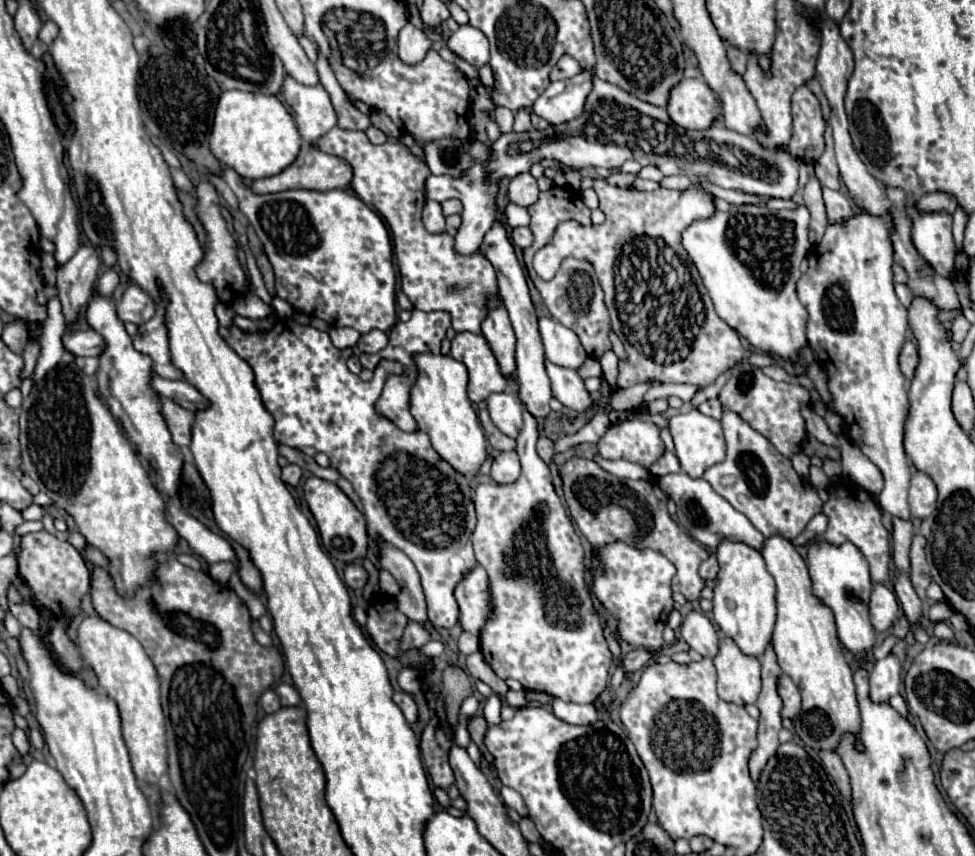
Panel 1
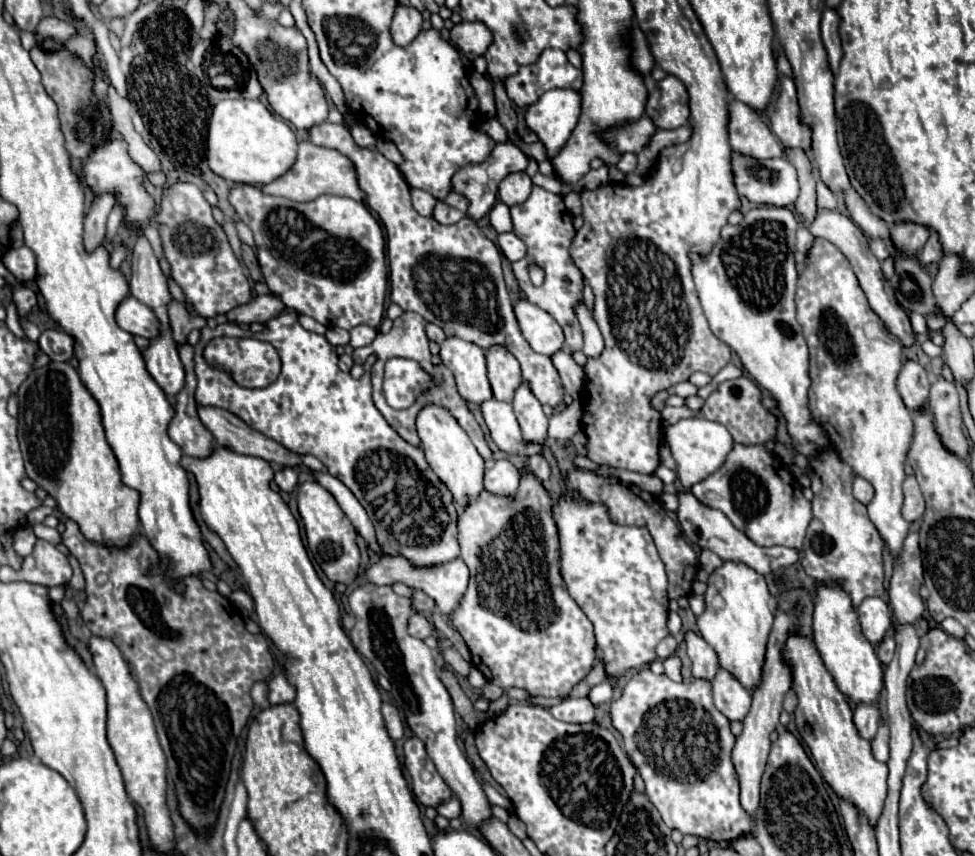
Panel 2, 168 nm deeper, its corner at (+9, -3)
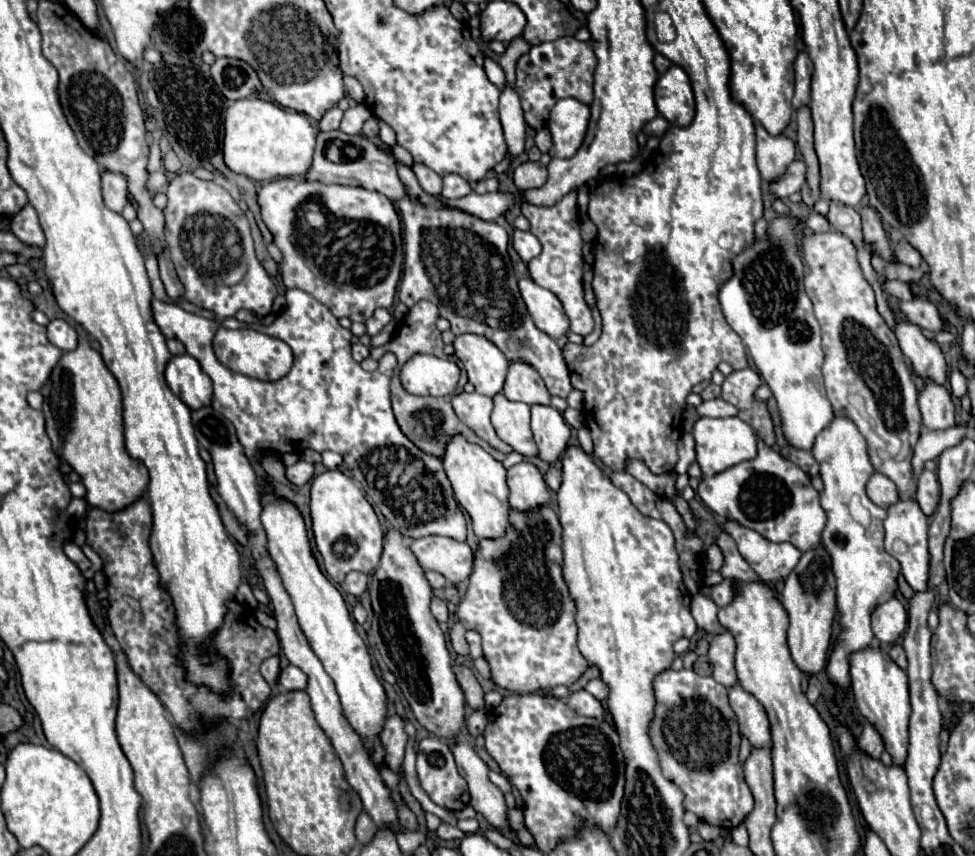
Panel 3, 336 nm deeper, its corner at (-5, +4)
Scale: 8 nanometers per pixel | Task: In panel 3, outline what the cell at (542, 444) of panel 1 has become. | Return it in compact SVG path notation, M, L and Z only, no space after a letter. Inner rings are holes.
M550 466L548 468L548 472L544 474L544 480L546 480L546 484L550 486L550 490L558 490L560 488L560 482L562 482L562 472L560 472L560 468L558 466Z

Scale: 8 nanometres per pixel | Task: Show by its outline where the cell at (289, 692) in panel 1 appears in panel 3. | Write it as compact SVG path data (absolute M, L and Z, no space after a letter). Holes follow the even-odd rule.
M290 664L284 670L280 670L278 684L282 686L282 690L306 690L308 676L300 668L296 668L296 666Z

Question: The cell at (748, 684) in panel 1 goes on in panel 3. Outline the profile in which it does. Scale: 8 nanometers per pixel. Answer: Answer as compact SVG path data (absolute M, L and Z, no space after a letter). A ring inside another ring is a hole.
M732 686L728 690L730 696L730 706L738 718L740 734L748 738L752 748L768 748L770 746L770 722L760 706L760 702L742 690L742 686Z

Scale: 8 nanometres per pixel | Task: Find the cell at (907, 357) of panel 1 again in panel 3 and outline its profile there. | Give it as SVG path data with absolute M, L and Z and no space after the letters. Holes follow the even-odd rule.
M924 384L918 394L918 404L922 412L922 424L928 430L946 430L952 428L954 422L954 404L946 386Z

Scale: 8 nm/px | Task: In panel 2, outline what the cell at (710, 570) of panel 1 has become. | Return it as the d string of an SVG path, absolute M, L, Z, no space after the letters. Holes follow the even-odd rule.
M702 551L698 563L700 563L700 569L704 569L706 573L712 573L716 567L722 565L722 559L718 555L714 555L712 551Z

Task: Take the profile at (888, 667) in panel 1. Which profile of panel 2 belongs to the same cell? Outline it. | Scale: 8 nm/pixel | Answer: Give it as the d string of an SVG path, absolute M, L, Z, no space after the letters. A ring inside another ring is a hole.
M878 703L874 705L856 705L854 707L854 723L856 723L856 729L858 733L872 741L874 735L876 735L876 729L878 729L878 723L880 723L880 709L878 709Z

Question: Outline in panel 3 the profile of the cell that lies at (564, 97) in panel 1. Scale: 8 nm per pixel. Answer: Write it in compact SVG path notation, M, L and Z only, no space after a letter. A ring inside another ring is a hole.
M574 98L560 100L552 114L548 128L554 140L554 156L572 158L584 142L584 134L590 120L590 108Z

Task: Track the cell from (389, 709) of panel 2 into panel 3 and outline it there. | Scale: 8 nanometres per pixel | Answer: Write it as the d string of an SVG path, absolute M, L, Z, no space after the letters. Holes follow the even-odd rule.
M390 716L380 732L380 744L386 752L384 762L390 770L396 774L402 768L404 760L404 746L406 746L406 732L404 732L404 720L400 716Z

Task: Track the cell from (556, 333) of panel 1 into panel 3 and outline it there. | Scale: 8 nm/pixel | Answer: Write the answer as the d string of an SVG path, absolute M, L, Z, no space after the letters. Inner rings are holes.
M520 278L518 288L534 324L542 332L546 332L552 338L560 338L568 332L568 316L564 314L560 300L550 290L538 286L532 278Z

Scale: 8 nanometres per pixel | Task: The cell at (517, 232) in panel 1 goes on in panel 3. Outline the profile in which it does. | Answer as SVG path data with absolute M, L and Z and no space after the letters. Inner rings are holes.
M516 230L514 232L514 238L512 238L512 244L514 244L514 250L520 254L520 258L524 262L530 262L534 256L540 254L542 246L538 242L538 238L532 234L532 232L522 232L522 230Z

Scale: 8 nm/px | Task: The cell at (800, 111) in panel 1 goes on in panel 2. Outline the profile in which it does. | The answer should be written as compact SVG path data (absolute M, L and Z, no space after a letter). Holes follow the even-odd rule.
M782 77L780 97L776 103L778 111L770 113L772 131L778 135L786 149L802 149L806 153L812 151L812 129L802 121L796 85L790 77Z

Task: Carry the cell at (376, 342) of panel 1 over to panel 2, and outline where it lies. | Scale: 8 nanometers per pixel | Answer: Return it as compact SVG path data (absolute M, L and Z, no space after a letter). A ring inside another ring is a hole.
M358 325L358 327L354 327L354 329L350 331L350 345L352 345L354 349L366 347L366 345L370 345L370 343L374 341L376 333L378 333L378 331L372 329L372 327L368 327L368 325Z

